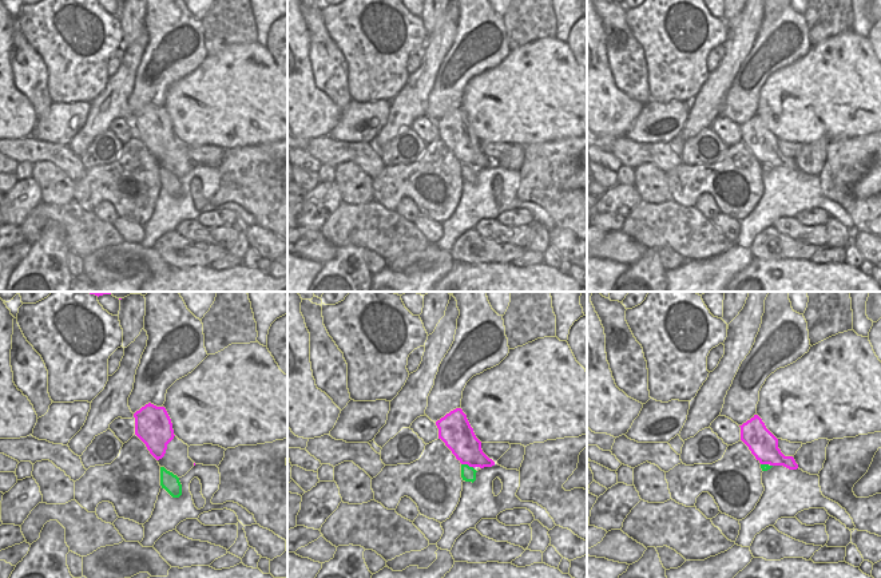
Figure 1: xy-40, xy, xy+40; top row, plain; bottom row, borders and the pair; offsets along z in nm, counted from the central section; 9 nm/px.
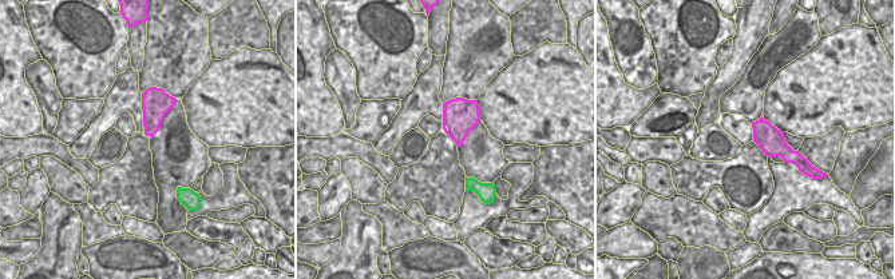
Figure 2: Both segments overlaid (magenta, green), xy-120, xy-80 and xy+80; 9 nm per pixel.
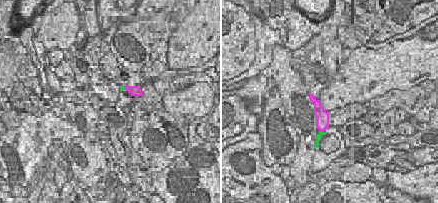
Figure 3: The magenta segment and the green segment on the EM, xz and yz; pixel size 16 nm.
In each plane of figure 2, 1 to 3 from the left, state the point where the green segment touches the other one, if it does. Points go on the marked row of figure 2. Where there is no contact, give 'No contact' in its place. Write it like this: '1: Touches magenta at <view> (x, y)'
1: No contact
2: No contact
3: No contact.

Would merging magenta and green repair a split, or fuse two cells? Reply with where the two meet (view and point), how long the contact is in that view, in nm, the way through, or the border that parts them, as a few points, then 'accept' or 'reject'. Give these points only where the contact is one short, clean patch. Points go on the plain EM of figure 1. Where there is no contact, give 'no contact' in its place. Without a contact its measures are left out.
xy (468, 165) | 130 nm | along xy (461, 163), (473, 169) | reject

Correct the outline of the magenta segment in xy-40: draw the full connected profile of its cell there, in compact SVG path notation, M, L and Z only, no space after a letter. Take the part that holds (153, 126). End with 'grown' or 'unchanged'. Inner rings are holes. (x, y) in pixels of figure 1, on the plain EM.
M151 103L134 114L135 135L146 144L150 154L162 159L167 144L174 139L171 119L164 107L156 107Z; unchanged

